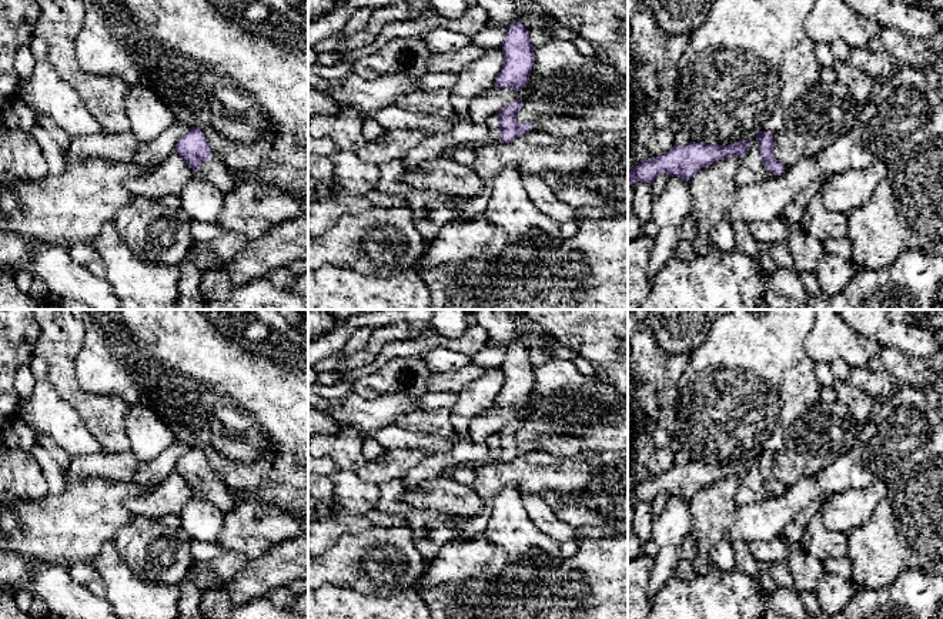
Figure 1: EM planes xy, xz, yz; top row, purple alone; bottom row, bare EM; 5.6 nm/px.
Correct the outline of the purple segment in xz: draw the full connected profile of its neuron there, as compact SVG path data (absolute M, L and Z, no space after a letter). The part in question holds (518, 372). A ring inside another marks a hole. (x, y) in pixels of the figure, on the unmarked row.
M521 341L506 347L505 361L501 367L504 384L495 406L521 411L528 404L535 379L535 367L531 364L529 352Z

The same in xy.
M191 446L190 451L178 459L174 471L180 474L184 482L193 488L200 498L214 503L224 513L234 508L234 498L223 482L213 475L207 458L200 448Z

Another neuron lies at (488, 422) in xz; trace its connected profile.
M528 399L528 404L521 409L515 411L512 408L499 408L492 406L488 408L485 412L478 414L469 422L469 434L465 439L467 442L479 444L485 441L488 435L496 434L504 425L509 424L511 421L522 418L536 418L541 416L541 409L538 402Z

